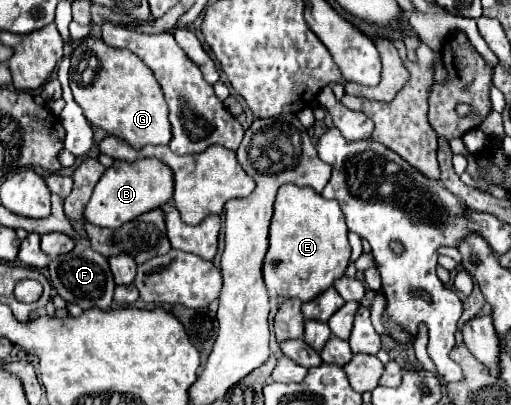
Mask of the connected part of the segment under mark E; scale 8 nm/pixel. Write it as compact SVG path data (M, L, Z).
M284 184L274 202L274 216L270 224L270 246L264 256L264 284L282 298L298 298L302 302L314 300L328 290L336 278L342 278L350 264L350 244L344 214L336 200L326 200L312 188L298 188Z

